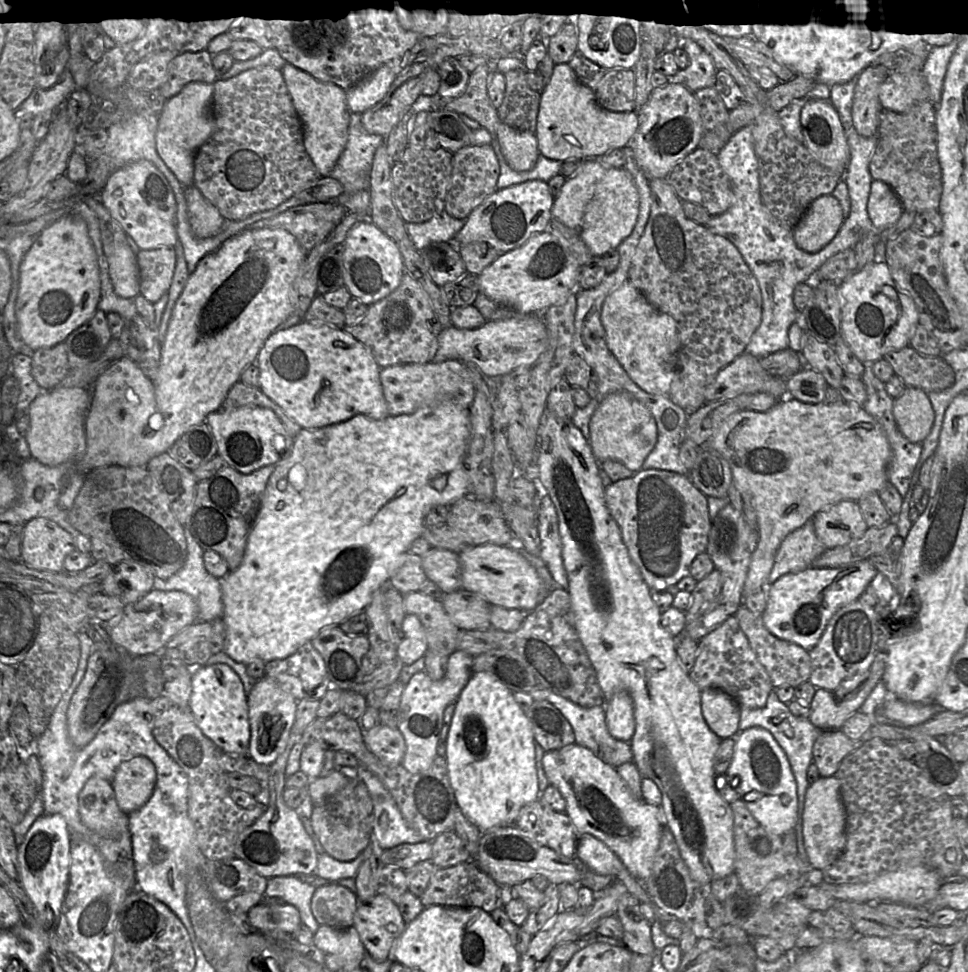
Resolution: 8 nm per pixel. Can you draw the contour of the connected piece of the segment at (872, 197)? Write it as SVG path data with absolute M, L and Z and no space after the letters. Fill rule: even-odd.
M872 180L867 203L867 212L875 230L896 222L903 206L891 187L880 180Z

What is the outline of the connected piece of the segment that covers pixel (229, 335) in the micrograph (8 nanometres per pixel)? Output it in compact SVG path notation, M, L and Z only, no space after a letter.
M282 228L246 229L225 240L215 251L205 255L189 274L177 299L161 348L161 361L154 384L159 412L163 416L160 430L148 433L142 448L150 458L168 451L193 426L206 422L207 415L222 408L229 389L249 363L256 361L265 340L297 309L294 280L307 253L297 239Z

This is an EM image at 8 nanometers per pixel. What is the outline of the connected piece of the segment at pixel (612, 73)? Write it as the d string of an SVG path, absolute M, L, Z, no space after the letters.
M578 50L568 64L578 79L594 92L601 107L617 112L634 110L634 68L605 68L590 61Z

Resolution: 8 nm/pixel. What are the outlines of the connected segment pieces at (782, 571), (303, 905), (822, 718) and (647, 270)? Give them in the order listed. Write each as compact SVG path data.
M812 519L788 534L782 541L762 590L768 591L781 576L796 573L812 566L813 561L826 551L818 539Z
M276 876L268 879L264 894L267 900L283 900L297 907L302 924L316 933L321 926L311 910L311 900L316 889L311 883L296 876Z
M877 651L869 670L868 679L862 684L856 696L849 700L837 700L833 692L816 688L810 704L809 721L820 730L839 730L844 722L857 712L885 671L887 654Z
M649 179L651 212L629 268L629 281L659 311L674 318L679 335L677 368L669 397L688 413L706 402L705 392L716 374L747 347L762 319L762 293L756 277L737 248L726 238L712 233L705 225L687 218L682 201L668 179Z

